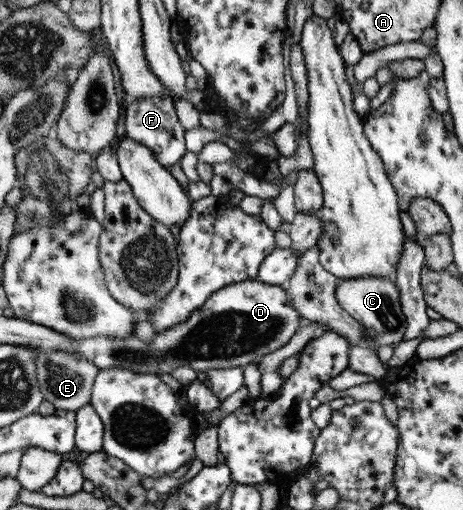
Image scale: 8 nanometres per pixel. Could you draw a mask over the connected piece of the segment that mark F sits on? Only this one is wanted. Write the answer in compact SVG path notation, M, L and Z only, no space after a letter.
M167 94L152 96L152 98L138 98L128 105L126 109L125 136L136 140L146 148L152 150L152 154L165 167L171 167L176 162L182 161L182 157L188 152L185 139L185 128L182 126L174 108L174 98Z

